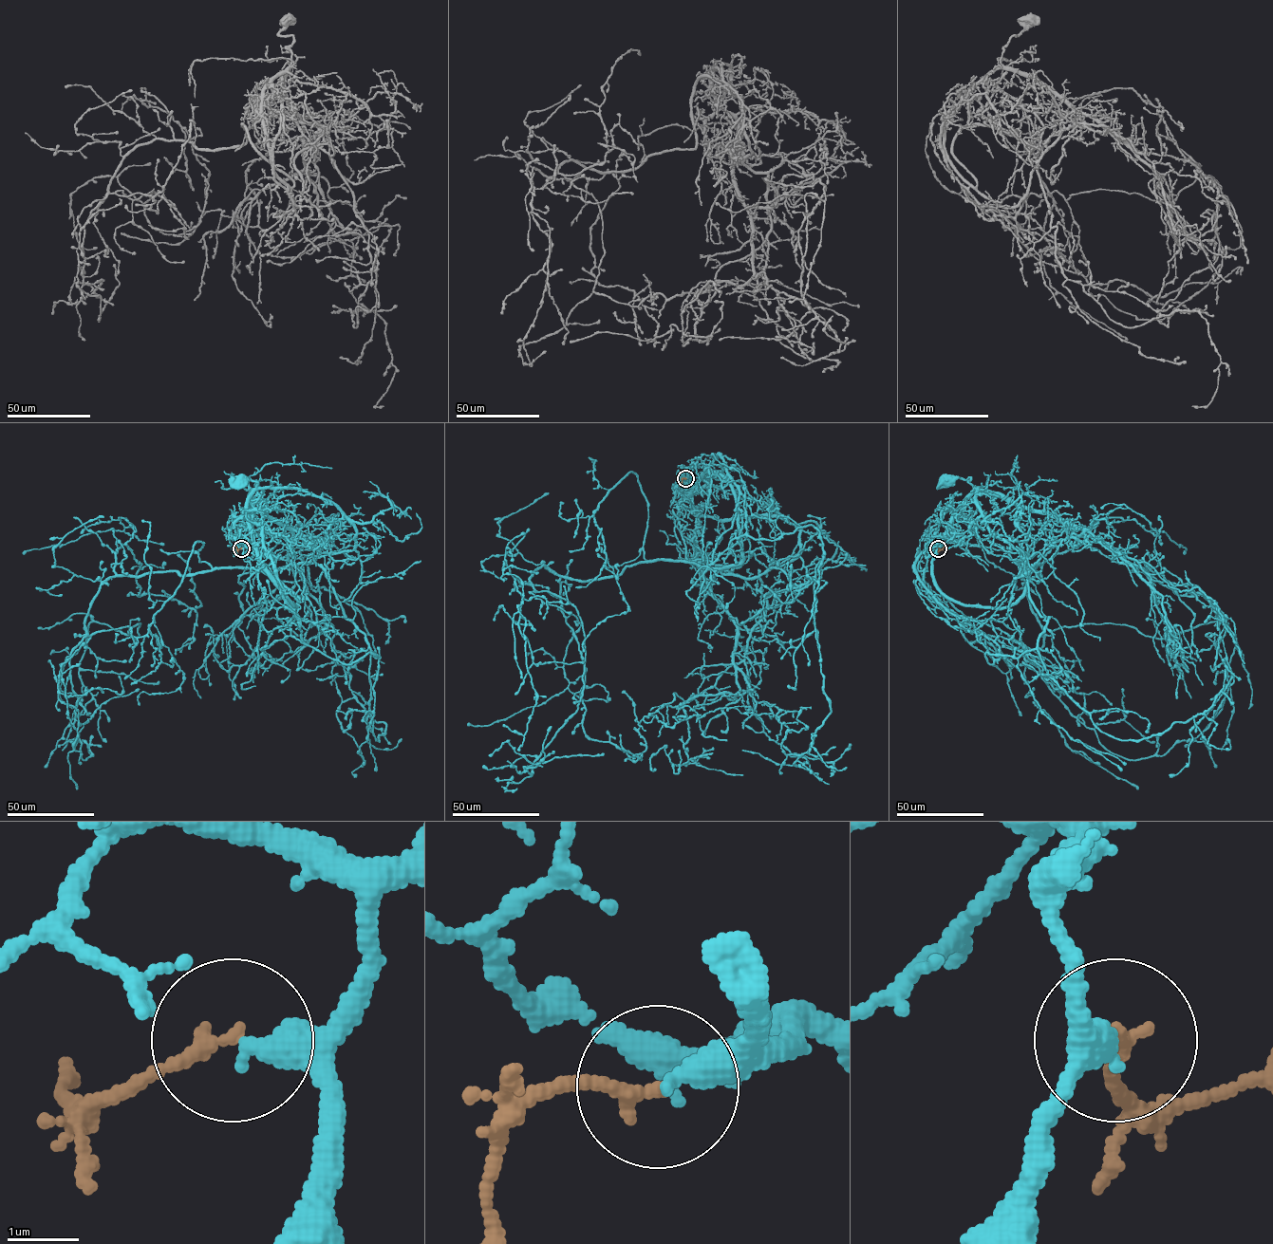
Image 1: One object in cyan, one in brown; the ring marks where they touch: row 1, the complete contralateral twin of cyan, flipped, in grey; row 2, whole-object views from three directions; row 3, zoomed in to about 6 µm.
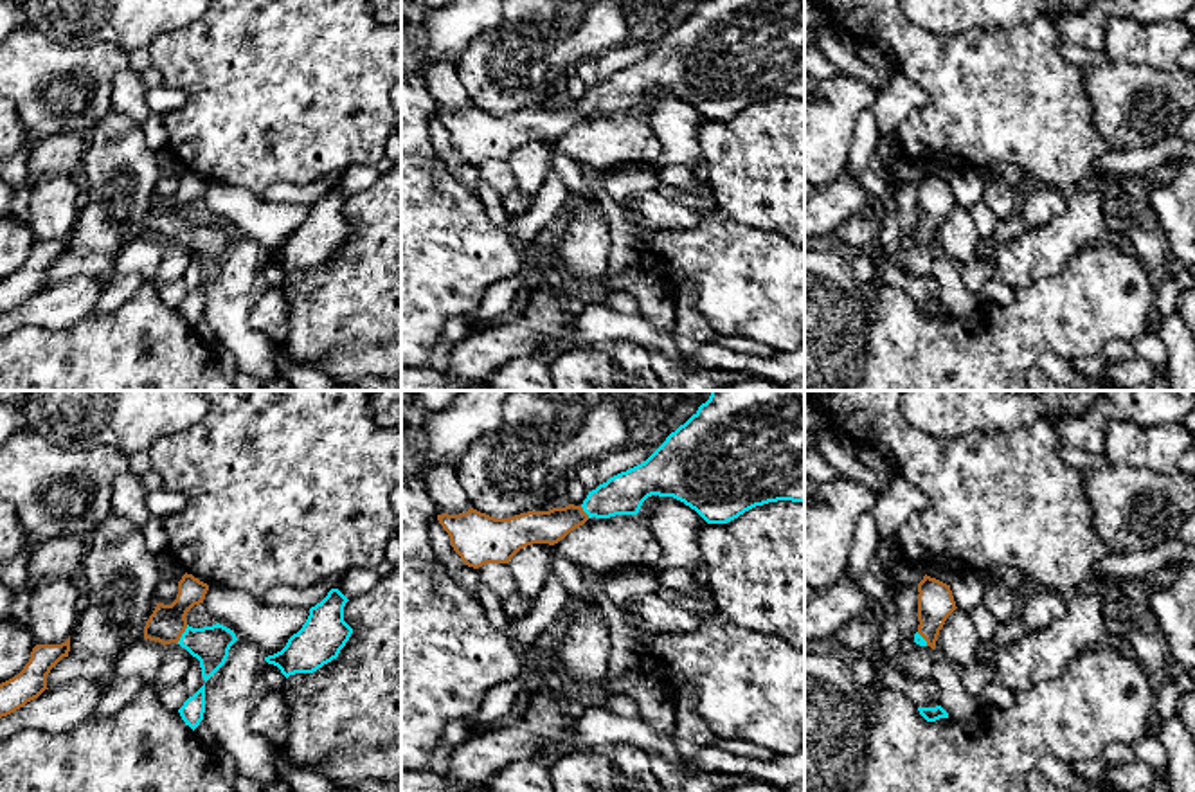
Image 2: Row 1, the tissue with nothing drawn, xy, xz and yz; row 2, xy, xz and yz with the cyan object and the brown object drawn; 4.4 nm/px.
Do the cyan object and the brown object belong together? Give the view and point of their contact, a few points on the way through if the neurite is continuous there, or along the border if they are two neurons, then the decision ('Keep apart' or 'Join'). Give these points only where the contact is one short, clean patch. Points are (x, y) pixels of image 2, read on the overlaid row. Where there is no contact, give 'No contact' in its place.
Touches cyan at xy (182, 634). Path across: xy (209, 645), (182, 634), (166, 625). Join

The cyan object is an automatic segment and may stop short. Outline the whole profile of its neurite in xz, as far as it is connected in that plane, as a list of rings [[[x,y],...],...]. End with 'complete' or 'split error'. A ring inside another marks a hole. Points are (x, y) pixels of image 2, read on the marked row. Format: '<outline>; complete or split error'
[[[711,391],[709,400],[644,463],[589,491],[581,506],[527,511],[509,518],[470,508],[459,515],[437,515],[437,520],[461,560],[479,569],[486,563],[509,563],[520,549],[533,544],[554,545],[592,517],[637,515],[651,495],[684,502],[707,524],[727,524],[768,502],[804,502],[804,391]]]; split error

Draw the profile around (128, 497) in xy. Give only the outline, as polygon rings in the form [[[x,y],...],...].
[[[128,470],[113,481],[110,511],[142,527],[149,517],[146,495],[148,491],[140,484],[140,477]]]

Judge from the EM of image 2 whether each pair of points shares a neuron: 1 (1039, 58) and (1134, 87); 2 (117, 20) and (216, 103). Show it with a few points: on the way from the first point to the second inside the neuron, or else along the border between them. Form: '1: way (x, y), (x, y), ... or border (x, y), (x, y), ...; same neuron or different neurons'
1: border (1080, 69), (1093, 112); different neurons
2: border (186, 26), (162, 31), (146, 47); different neurons

